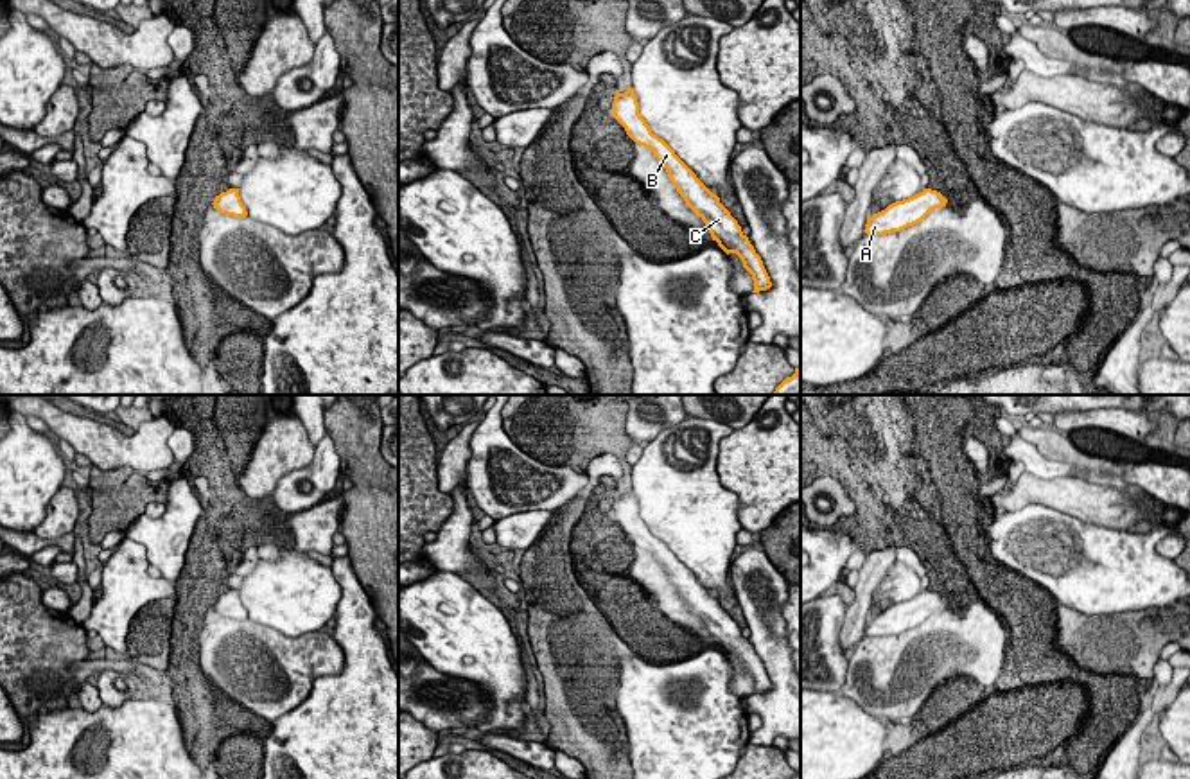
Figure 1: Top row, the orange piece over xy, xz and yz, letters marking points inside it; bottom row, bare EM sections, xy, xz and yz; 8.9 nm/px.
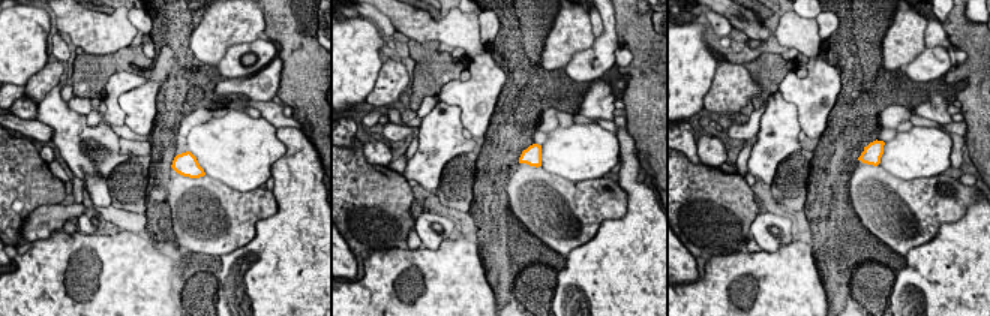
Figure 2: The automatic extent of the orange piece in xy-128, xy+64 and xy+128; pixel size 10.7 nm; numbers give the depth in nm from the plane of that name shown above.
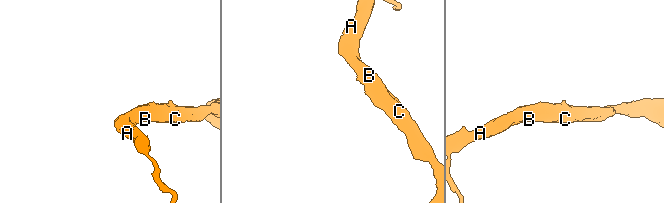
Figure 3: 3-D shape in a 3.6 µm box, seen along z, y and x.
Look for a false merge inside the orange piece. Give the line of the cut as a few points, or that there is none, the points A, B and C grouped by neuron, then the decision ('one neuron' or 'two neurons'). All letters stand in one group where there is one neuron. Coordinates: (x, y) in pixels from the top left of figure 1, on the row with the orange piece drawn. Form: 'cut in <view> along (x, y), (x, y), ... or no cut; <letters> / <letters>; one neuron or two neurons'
no cut; A B C; one neuron

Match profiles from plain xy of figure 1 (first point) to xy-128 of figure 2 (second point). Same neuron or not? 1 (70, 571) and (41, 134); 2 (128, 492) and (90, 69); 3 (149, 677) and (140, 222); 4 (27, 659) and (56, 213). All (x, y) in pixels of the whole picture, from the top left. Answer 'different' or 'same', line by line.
1: same
2: same
3: same
4: different

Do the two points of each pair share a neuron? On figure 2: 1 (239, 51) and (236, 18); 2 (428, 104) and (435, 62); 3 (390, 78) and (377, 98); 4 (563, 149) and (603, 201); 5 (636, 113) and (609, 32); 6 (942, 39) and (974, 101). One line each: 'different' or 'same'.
1: different
2: different
3: same
4: different
5: different
6: different

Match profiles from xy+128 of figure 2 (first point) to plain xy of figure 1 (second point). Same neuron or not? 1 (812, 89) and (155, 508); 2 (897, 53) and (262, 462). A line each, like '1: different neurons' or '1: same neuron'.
1: different neurons
2: same neuron

